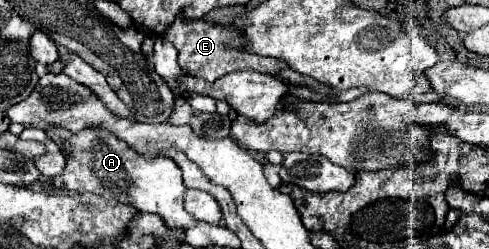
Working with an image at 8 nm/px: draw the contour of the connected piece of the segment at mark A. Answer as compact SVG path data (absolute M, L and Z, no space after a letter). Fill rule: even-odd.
M53 128L53 132L47 134L59 146L61 140L65 138L69 138L73 144L73 154L67 156L67 166L63 174L53 178L53 184L57 188L79 192L79 194L91 192L103 196L105 200L119 200L121 204L129 204L137 208L137 212L161 216L167 228L187 230L197 224L197 218L183 208L185 184L181 178L181 168L171 158L149 160L145 156L137 156L125 142L117 140L115 136L101 134L99 128L79 132L77 136L69 136L69 132L61 132L61 128Z

